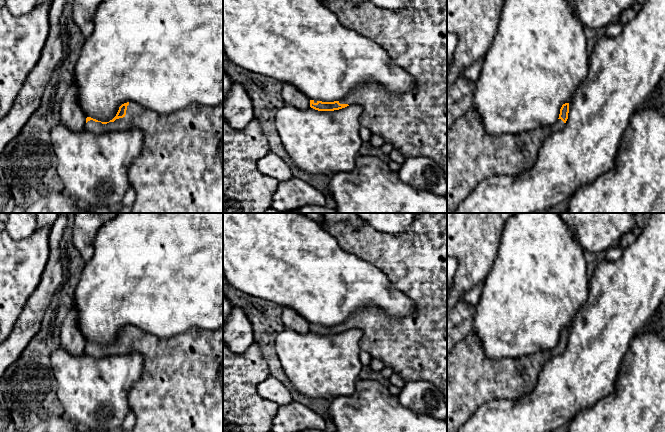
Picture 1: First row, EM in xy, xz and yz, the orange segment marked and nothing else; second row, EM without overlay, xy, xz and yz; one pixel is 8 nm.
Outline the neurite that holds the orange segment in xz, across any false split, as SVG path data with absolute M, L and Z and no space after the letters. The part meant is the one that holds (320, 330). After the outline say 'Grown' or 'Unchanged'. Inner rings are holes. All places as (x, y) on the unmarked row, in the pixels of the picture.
M418 213L412 224L399 236L379 232L366 223L364 223L361 227L353 227L347 223L326 224L323 221L321 226L326 232L328 232L338 241L340 247L344 251L351 253L380 269L386 275L393 287L401 291L413 302L415 312L408 318L390 319L382 310L370 305L365 309L349 316L343 323L340 323L339 325L322 326L310 324L310 331L318 335L334 335L353 328L360 329L363 332L362 338L360 340L361 350L367 351L372 358L382 361L384 367L388 367L393 371L393 373L400 375L406 383L424 380L434 384L443 393L444 400L447 404L447 213Z. Grown

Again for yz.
M569 327L562 329L557 346L553 349L518 358L489 359L484 354L476 333L470 332L447 355L447 432L458 432L473 413L485 402L494 399L520 399L530 393L537 381L543 367L554 357L565 351L568 343Z. Grown

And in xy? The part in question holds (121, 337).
M127 326L119 331L116 340L109 346L101 346L87 341L84 353L96 359L102 359L112 355L130 354L134 351L143 357L143 370L140 378L129 391L130 410L136 417L136 424L132 432L223 432L223 327L217 330L190 329L184 334L165 340L154 337L137 327Z. Grown

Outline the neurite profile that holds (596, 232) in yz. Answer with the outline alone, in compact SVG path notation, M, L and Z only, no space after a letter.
M559 213L567 226L574 233L574 237L579 241L584 251L600 253L618 244L620 238L632 231L636 226L634 213Z

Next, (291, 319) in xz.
M282 308L282 321L285 328L300 334L306 334L310 331L310 323L292 308Z

